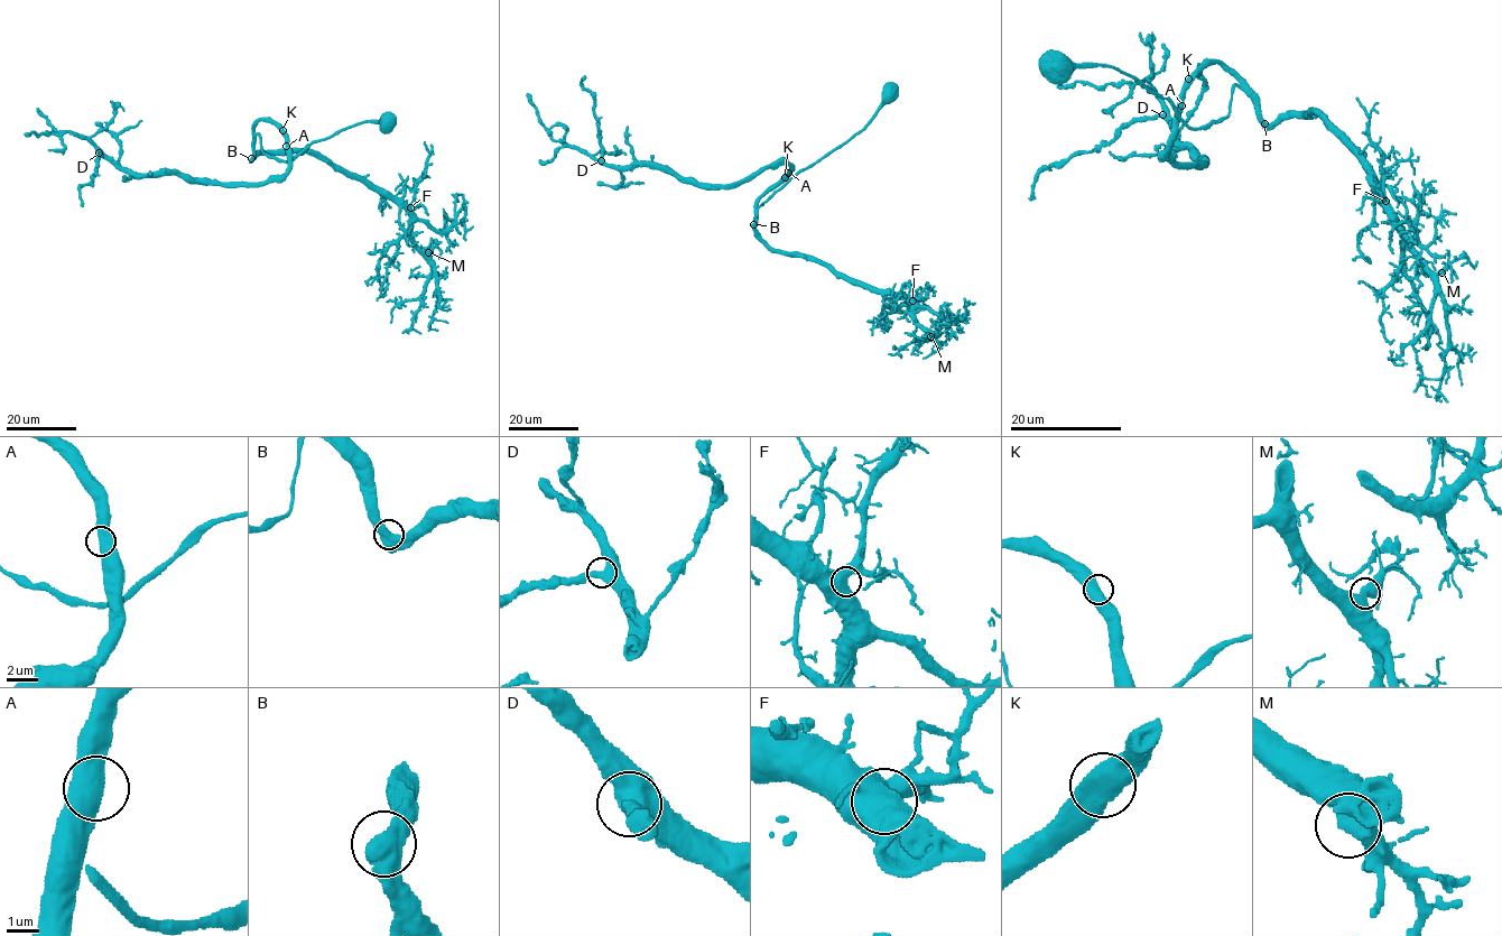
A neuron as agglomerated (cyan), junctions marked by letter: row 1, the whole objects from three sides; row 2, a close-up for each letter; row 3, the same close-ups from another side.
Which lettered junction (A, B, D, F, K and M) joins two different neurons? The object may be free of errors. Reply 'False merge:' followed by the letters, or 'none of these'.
False merge: none of these

